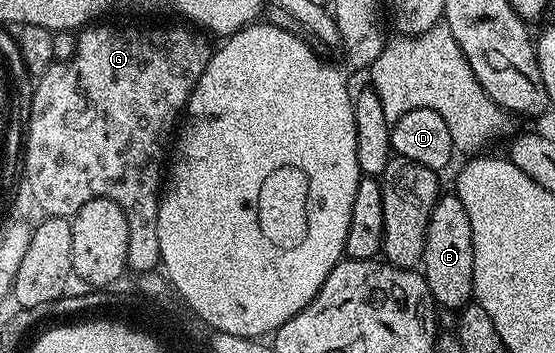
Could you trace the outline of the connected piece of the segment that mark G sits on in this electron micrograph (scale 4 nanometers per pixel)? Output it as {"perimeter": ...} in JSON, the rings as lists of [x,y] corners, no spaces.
{"perimeter":[[[90,25],[85,29],[77,32],[77,47],[75,49],[74,56],[70,60],[60,60],[54,62],[47,71],[42,75],[37,76],[36,82],[32,87],[32,94],[30,99],[30,128],[26,131],[26,159],[24,158],[24,166],[30,171],[30,188],[28,189],[28,195],[31,195],[38,203],[71,203],[71,205],[77,205],[79,203],[87,203],[93,199],[111,199],[116,201],[120,205],[120,209],[124,209],[124,217],[128,217],[128,261],[126,262],[127,268],[134,273],[145,273],[155,270],[162,262],[162,254],[160,253],[160,229],[158,228],[158,205],[160,202],[160,196],[164,190],[164,159],[162,163],[162,150],[166,147],[166,142],[171,139],[176,131],[176,124],[179,122],[180,116],[185,112],[186,103],[190,99],[190,94],[193,93],[194,87],[200,81],[200,77],[204,73],[204,69],[208,65],[210,56],[212,54],[212,46],[205,39],[205,34],[199,33],[197,30],[189,31],[186,27],[98,27],[102,25]]]}

